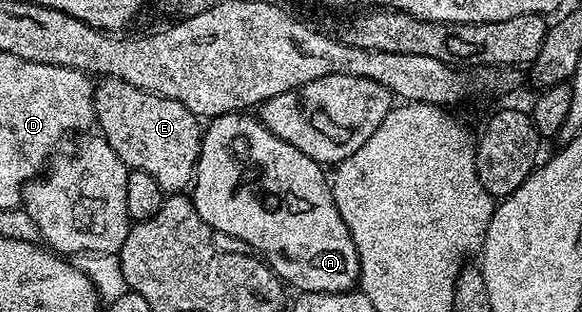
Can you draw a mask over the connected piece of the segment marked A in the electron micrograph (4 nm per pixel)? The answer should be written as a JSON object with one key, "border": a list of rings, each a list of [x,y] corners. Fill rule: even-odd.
{"border":[[[230,112],[224,116],[214,117],[211,124],[202,129],[199,142],[199,159],[195,162],[195,179],[193,181],[193,199],[197,214],[201,214],[203,221],[216,233],[224,232],[227,236],[232,236],[235,240],[240,240],[252,253],[258,254],[265,261],[268,268],[283,281],[284,285],[295,287],[299,292],[350,292],[359,282],[359,255],[357,246],[333,202],[329,176],[324,165],[319,164],[309,154],[301,154],[297,146],[289,146],[277,134],[269,131],[265,125],[260,124],[254,115],[244,114],[243,112]]]}

